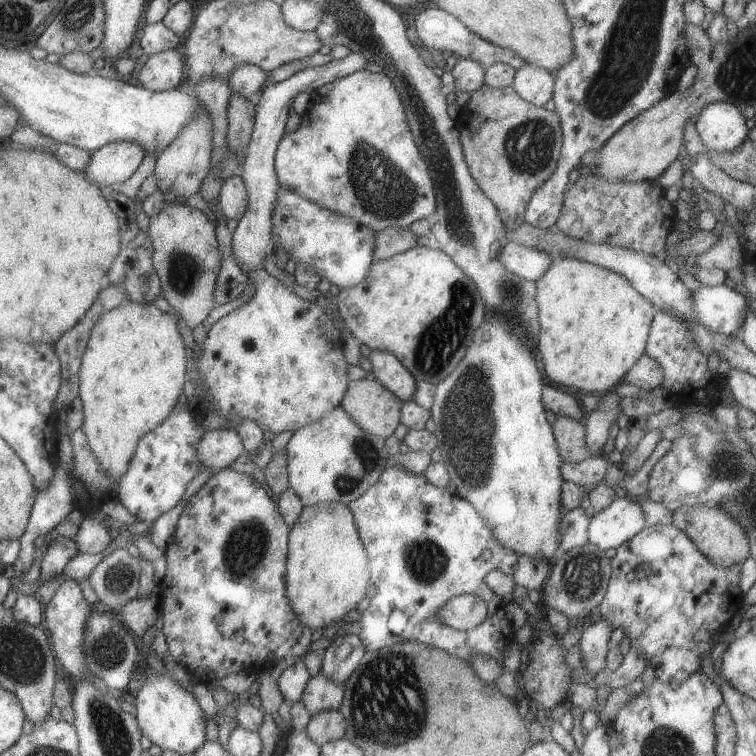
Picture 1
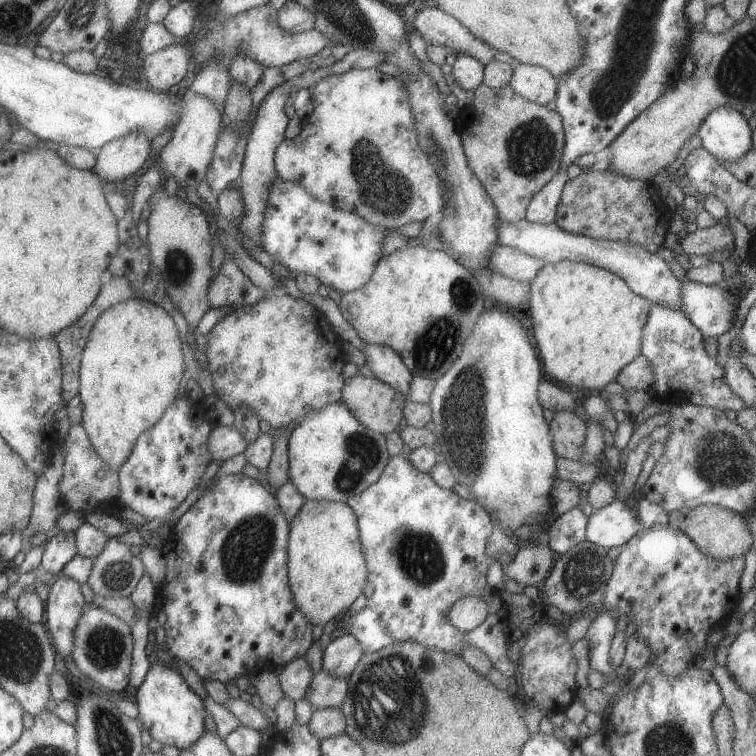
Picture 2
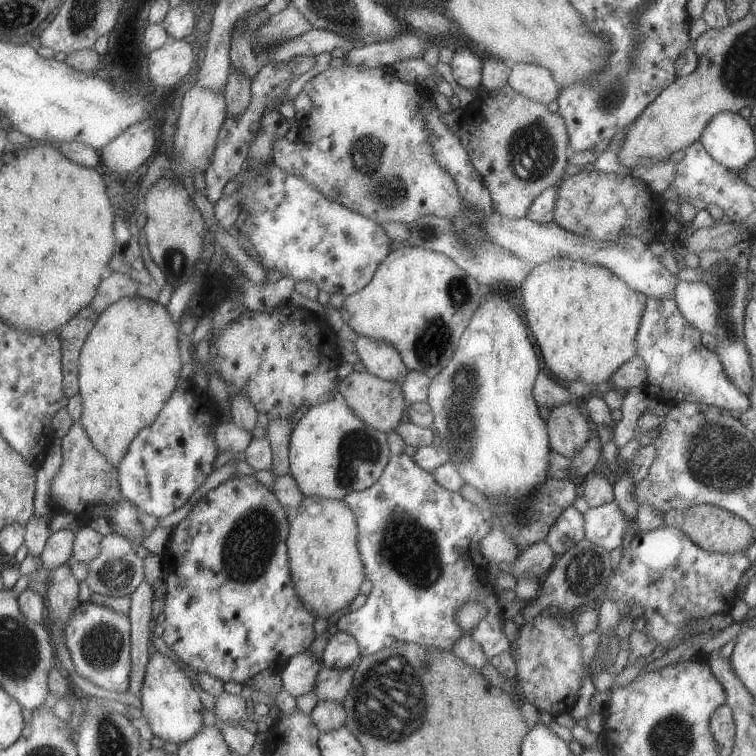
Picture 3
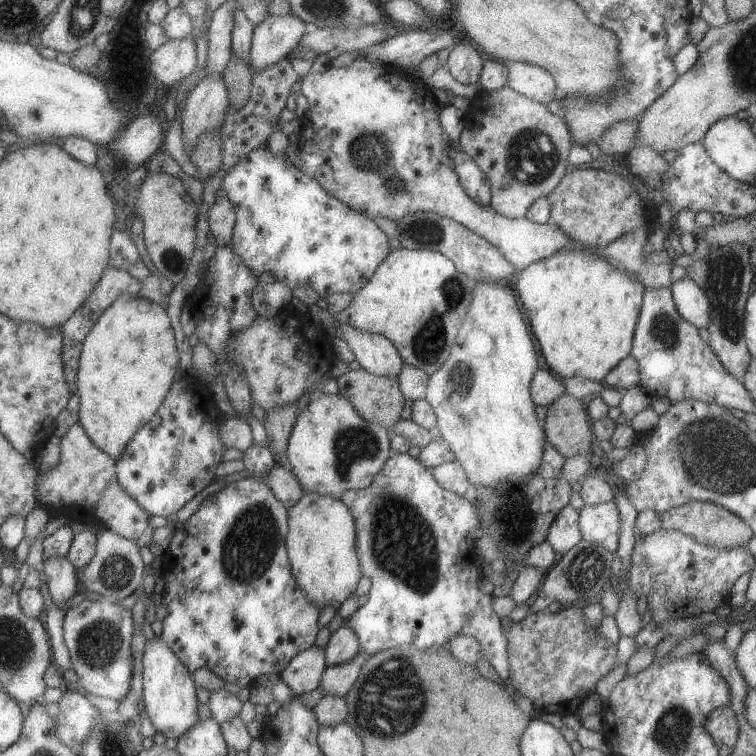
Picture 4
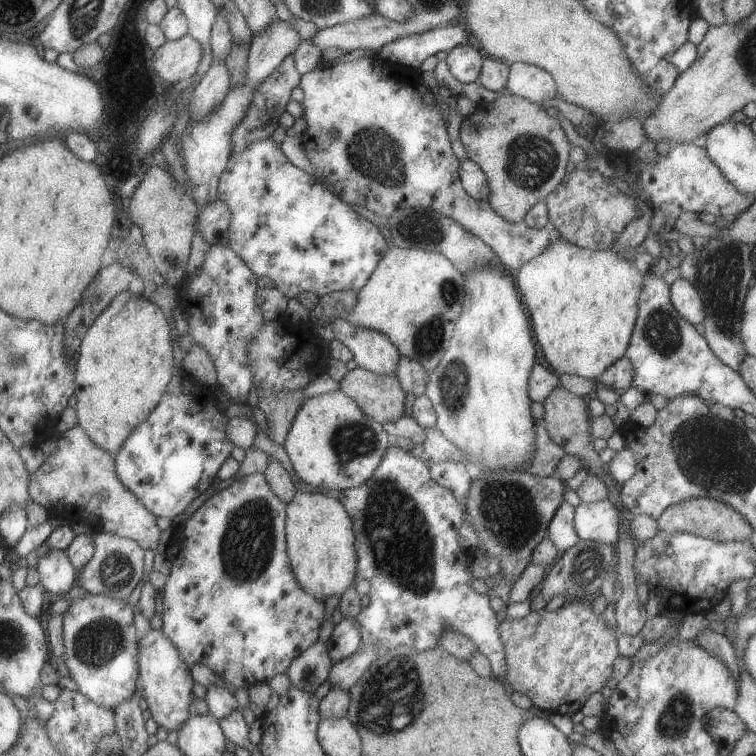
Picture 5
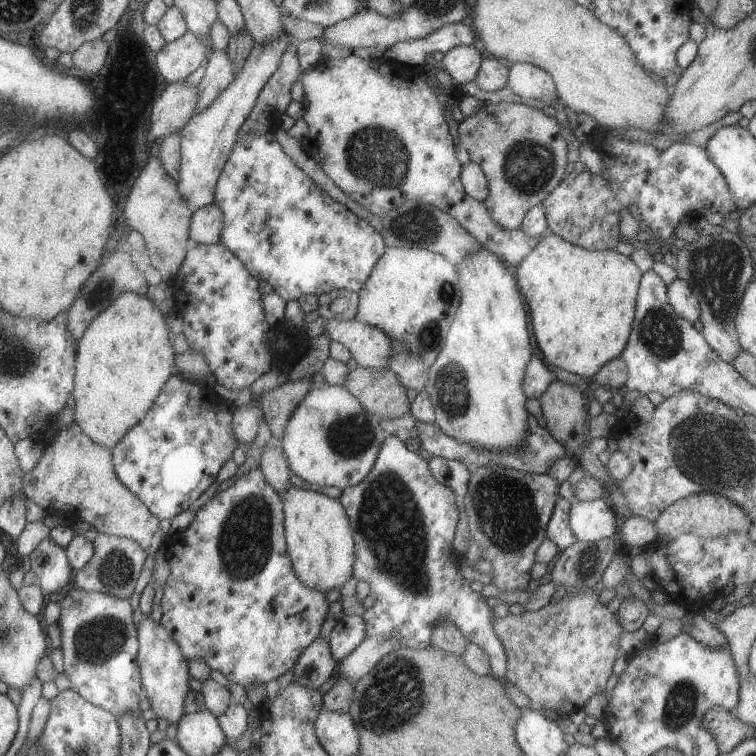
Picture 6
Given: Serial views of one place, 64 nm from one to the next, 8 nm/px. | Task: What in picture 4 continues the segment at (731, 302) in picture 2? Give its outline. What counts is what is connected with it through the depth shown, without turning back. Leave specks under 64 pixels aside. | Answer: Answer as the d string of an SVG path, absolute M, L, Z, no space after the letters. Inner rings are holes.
M687 277L671 282L669 288L677 313L697 329L706 328L710 322L710 307L705 292Z

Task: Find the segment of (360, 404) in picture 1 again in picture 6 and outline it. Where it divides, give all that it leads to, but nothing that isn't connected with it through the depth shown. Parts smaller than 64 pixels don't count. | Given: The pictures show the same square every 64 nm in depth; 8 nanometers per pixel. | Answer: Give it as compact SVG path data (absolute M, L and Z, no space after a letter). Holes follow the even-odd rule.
M355 367L349 370L343 382L345 390L357 399L363 410L377 416L379 420L382 418L395 419L403 416L410 410L410 403L407 401L405 388L401 386L399 379L389 369L373 370L370 368Z

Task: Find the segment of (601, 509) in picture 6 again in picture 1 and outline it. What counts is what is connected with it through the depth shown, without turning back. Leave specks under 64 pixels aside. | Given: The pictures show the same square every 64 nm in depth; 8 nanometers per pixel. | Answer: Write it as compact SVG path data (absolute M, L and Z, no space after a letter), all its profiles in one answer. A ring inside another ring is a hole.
M620 494L607 508L593 514L587 527L588 540L592 545L604 550L607 548L616 549L620 544L635 536L639 530L643 530L645 526L640 502L632 502Z

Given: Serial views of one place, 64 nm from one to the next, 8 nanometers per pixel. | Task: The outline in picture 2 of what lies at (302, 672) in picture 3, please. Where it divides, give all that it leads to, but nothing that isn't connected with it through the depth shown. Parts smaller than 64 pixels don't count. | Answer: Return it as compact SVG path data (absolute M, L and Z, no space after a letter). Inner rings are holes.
M304 657L294 658L285 665L278 675L279 686L287 698L296 701L304 697L305 690L313 676L314 674Z

